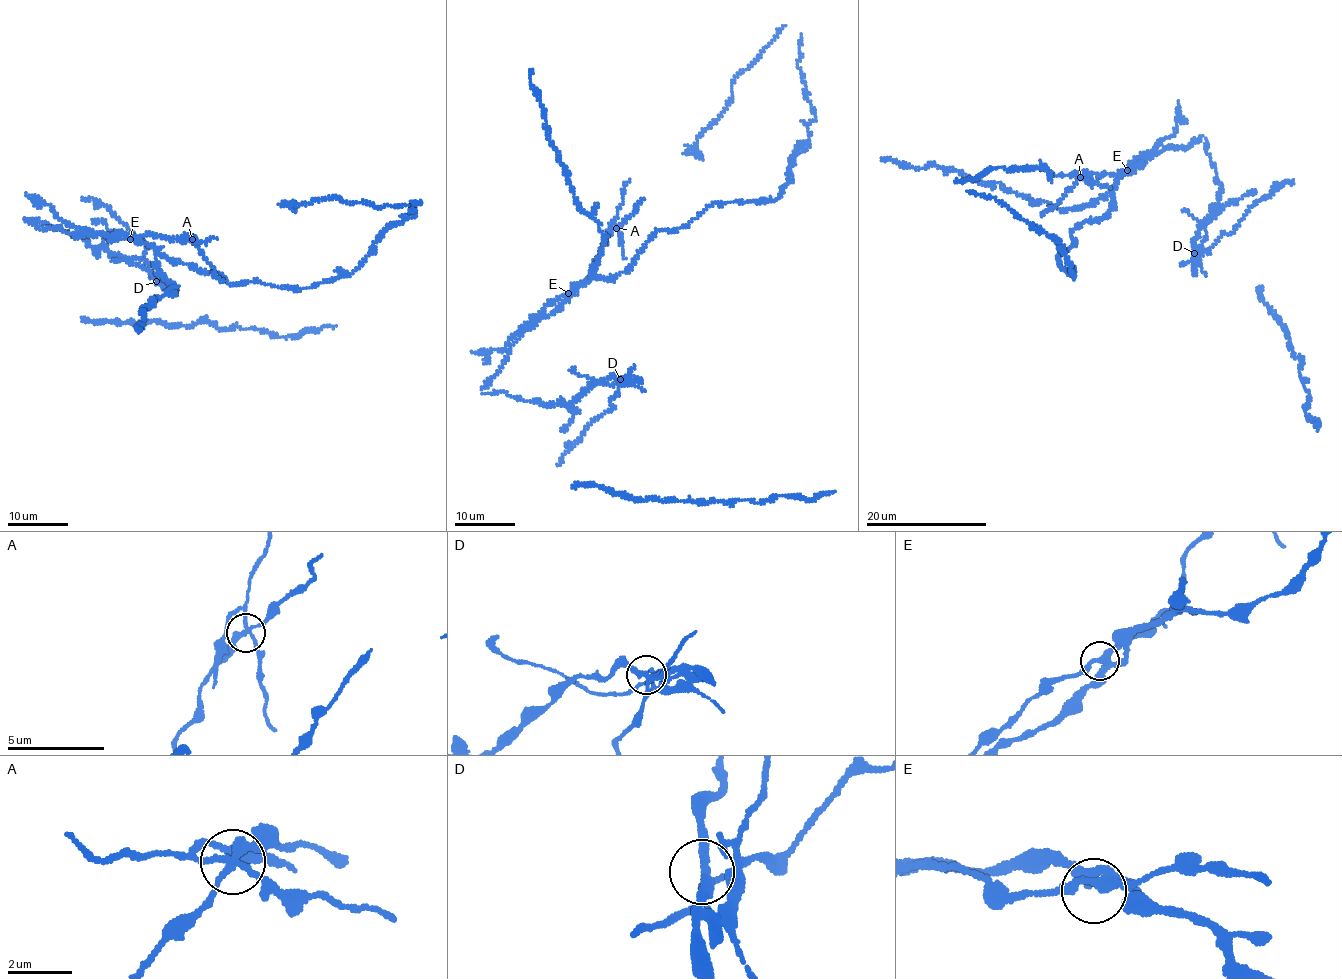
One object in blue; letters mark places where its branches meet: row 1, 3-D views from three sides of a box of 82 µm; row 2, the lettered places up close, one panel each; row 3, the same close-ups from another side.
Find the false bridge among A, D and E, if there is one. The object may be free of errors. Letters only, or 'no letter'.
D

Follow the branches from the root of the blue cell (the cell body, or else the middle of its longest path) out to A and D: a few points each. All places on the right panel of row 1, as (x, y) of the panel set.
A: (1138, 166), (1117, 175), (1086, 173), (1080, 177)
D: (1138, 166), (1144, 154), (1188, 148), (1202, 137), (1207, 141), (1221, 185), (1221, 208), (1199, 228), (1193, 252)

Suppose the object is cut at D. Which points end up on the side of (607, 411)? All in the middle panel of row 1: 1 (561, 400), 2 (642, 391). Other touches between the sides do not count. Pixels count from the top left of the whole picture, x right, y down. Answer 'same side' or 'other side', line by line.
1: other side
2: same side

